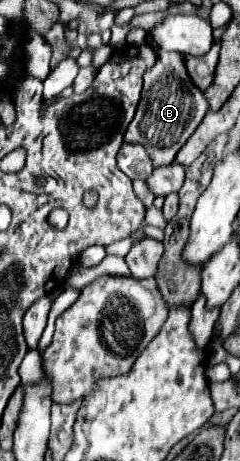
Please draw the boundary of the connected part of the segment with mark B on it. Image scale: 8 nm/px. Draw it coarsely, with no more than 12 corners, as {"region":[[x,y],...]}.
{"region":[[161,53],[123,139],[167,165],[209,103],[179,53]]}

